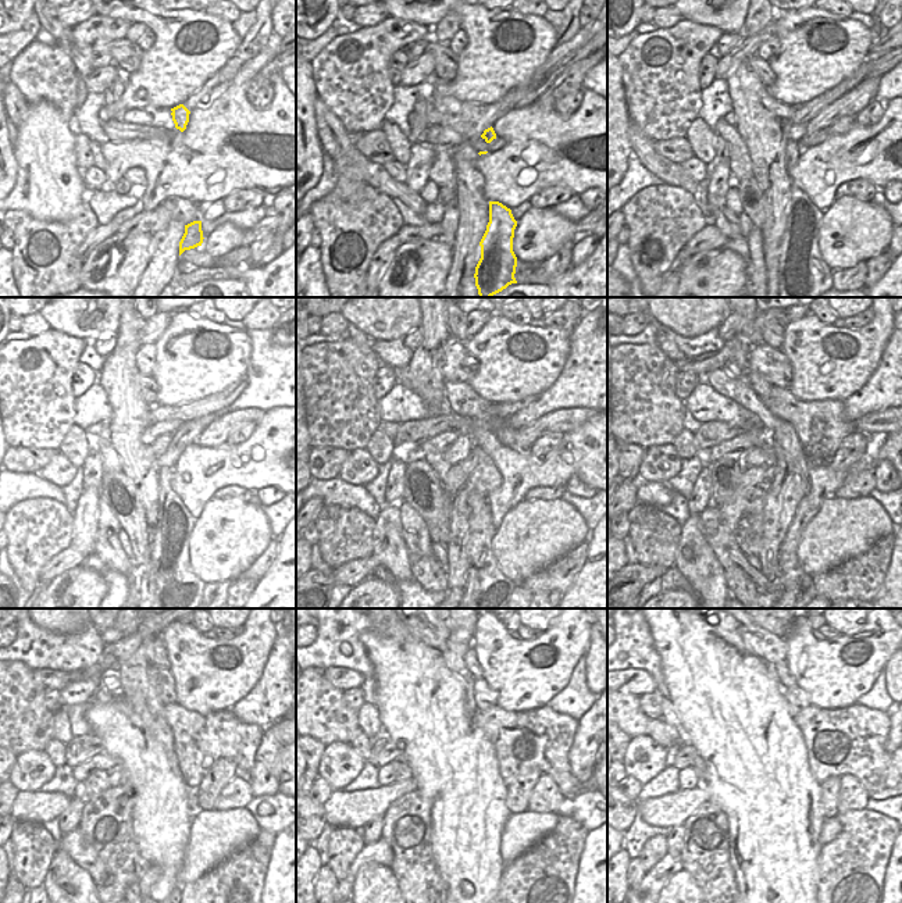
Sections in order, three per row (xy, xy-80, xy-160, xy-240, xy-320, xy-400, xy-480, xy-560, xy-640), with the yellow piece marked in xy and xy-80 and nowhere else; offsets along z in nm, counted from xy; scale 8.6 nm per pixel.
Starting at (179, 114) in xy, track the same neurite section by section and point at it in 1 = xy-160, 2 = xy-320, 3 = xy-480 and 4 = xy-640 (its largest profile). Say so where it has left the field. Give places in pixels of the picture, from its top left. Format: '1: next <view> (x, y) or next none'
1: next xy-160 (792, 150)
2: next xy-320 (484, 578)
3: next none
4: next none

